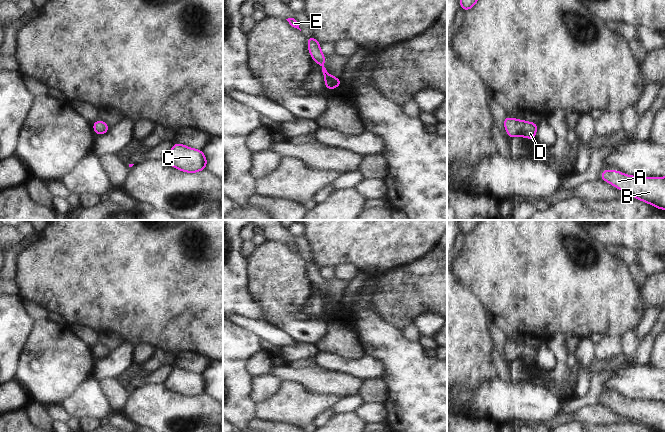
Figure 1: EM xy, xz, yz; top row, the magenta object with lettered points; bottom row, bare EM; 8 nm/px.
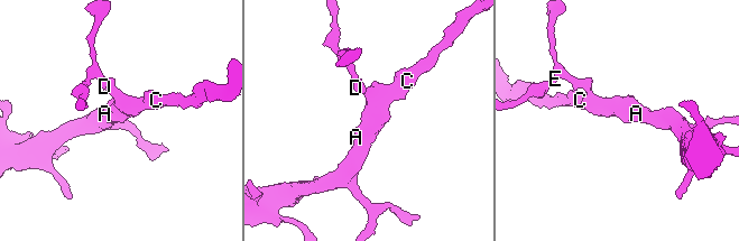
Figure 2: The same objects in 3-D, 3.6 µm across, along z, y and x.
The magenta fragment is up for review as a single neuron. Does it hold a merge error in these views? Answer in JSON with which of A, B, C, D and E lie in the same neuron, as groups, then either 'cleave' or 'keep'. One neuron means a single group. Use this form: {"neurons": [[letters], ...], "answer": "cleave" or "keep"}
{"neurons": [["A", "B", "C", "D", "E"]], "answer": "keep"}

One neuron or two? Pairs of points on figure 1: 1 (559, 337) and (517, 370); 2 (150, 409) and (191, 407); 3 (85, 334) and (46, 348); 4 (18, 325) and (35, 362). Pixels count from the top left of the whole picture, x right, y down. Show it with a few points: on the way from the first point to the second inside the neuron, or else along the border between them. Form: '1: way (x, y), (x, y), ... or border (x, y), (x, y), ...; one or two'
1: border (522, 361), (528, 375); two
2: way (160, 409), (181, 409); one
3: border (70, 325), (71, 329), (91, 348); two
4: border (36, 322), (18, 366); two

